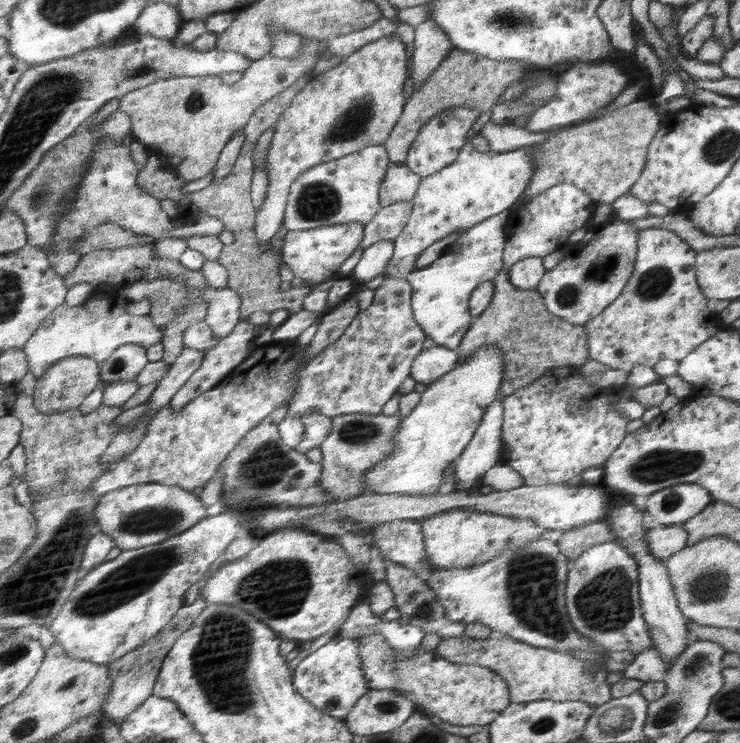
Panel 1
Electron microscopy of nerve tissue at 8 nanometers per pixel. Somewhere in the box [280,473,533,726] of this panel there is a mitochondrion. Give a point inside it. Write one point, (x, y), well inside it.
(389, 706)

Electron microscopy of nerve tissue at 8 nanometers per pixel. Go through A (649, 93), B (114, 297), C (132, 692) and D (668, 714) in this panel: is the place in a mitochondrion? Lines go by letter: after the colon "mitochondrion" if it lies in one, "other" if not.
A: other
B: other
C: other
D: mitochondrion

